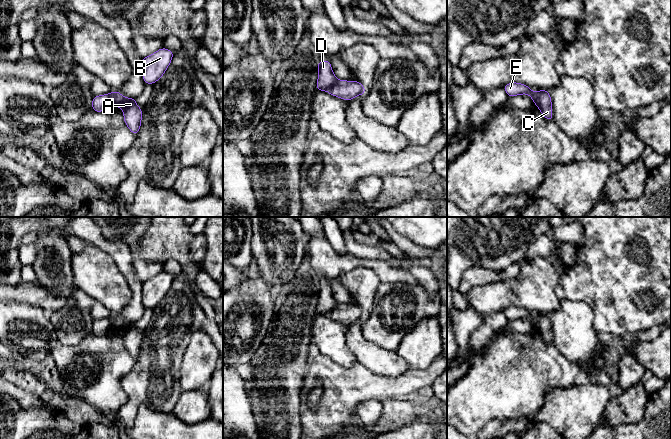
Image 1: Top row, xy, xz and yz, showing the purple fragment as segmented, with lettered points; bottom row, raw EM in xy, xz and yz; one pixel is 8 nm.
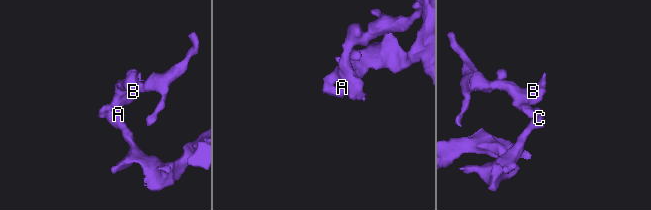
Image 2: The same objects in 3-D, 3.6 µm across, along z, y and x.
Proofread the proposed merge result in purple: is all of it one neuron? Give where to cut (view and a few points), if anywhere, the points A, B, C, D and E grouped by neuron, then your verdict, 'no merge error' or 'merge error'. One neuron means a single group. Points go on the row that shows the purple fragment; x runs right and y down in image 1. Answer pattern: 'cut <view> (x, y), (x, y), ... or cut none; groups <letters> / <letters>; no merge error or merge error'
cut xy (112, 92), (110, 105); groups A C / B D E; merge error

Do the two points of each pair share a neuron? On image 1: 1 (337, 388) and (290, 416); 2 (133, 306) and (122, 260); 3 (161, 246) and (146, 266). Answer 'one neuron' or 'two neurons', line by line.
1: two neurons
2: one neuron
3: two neurons

